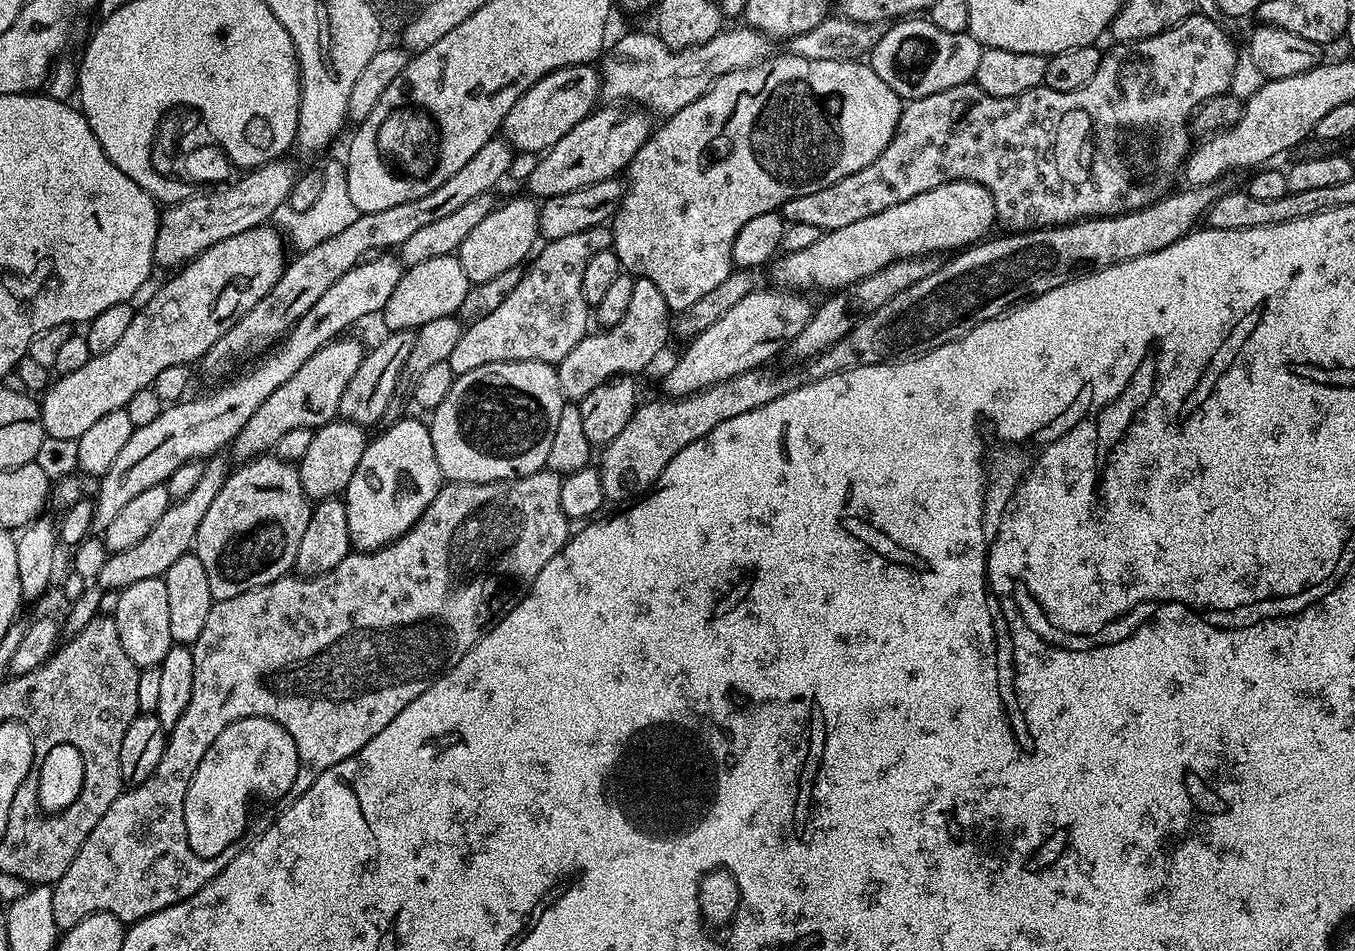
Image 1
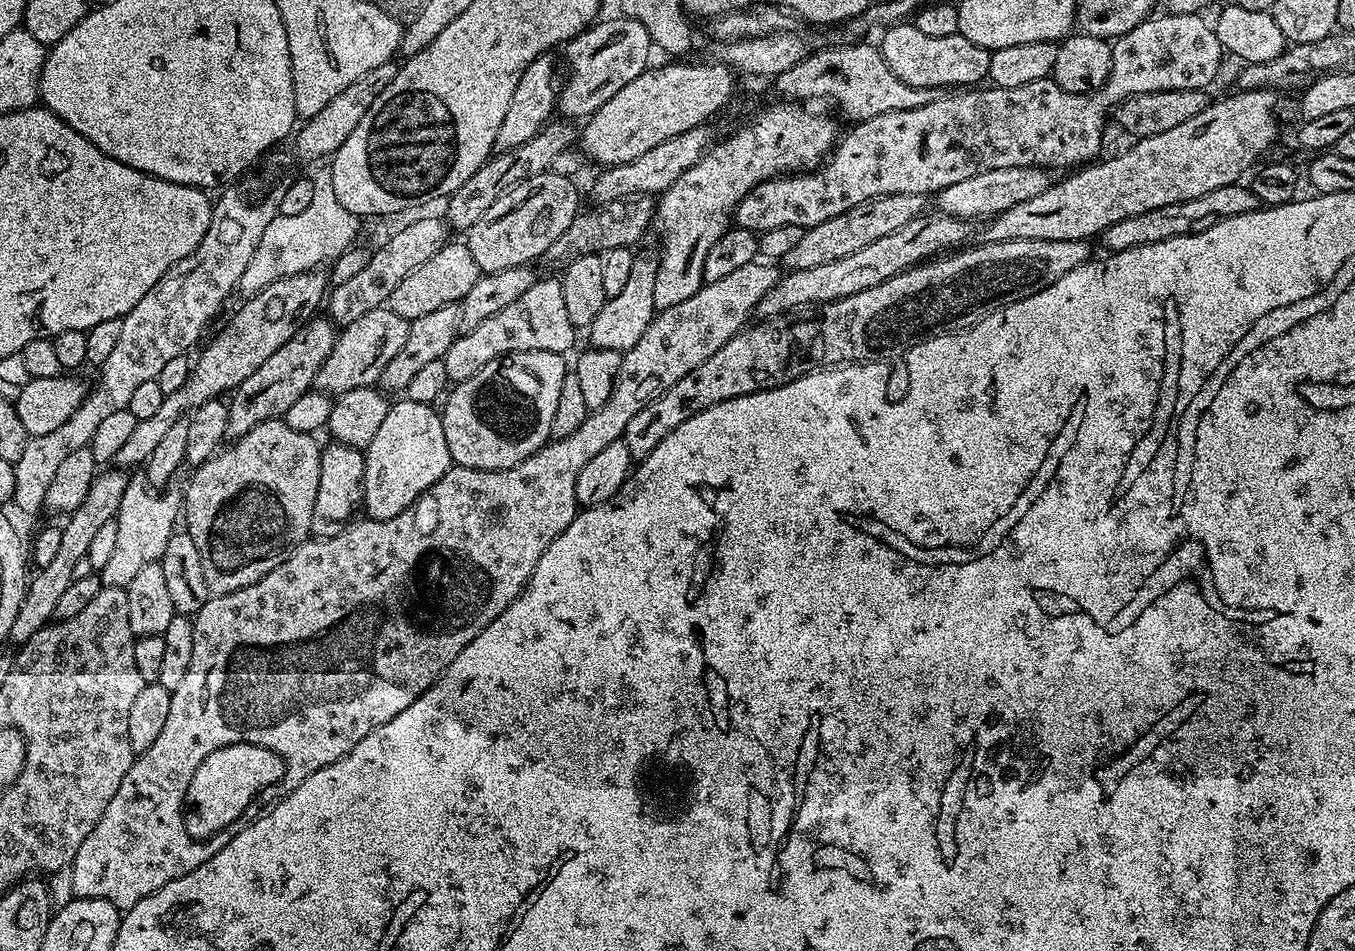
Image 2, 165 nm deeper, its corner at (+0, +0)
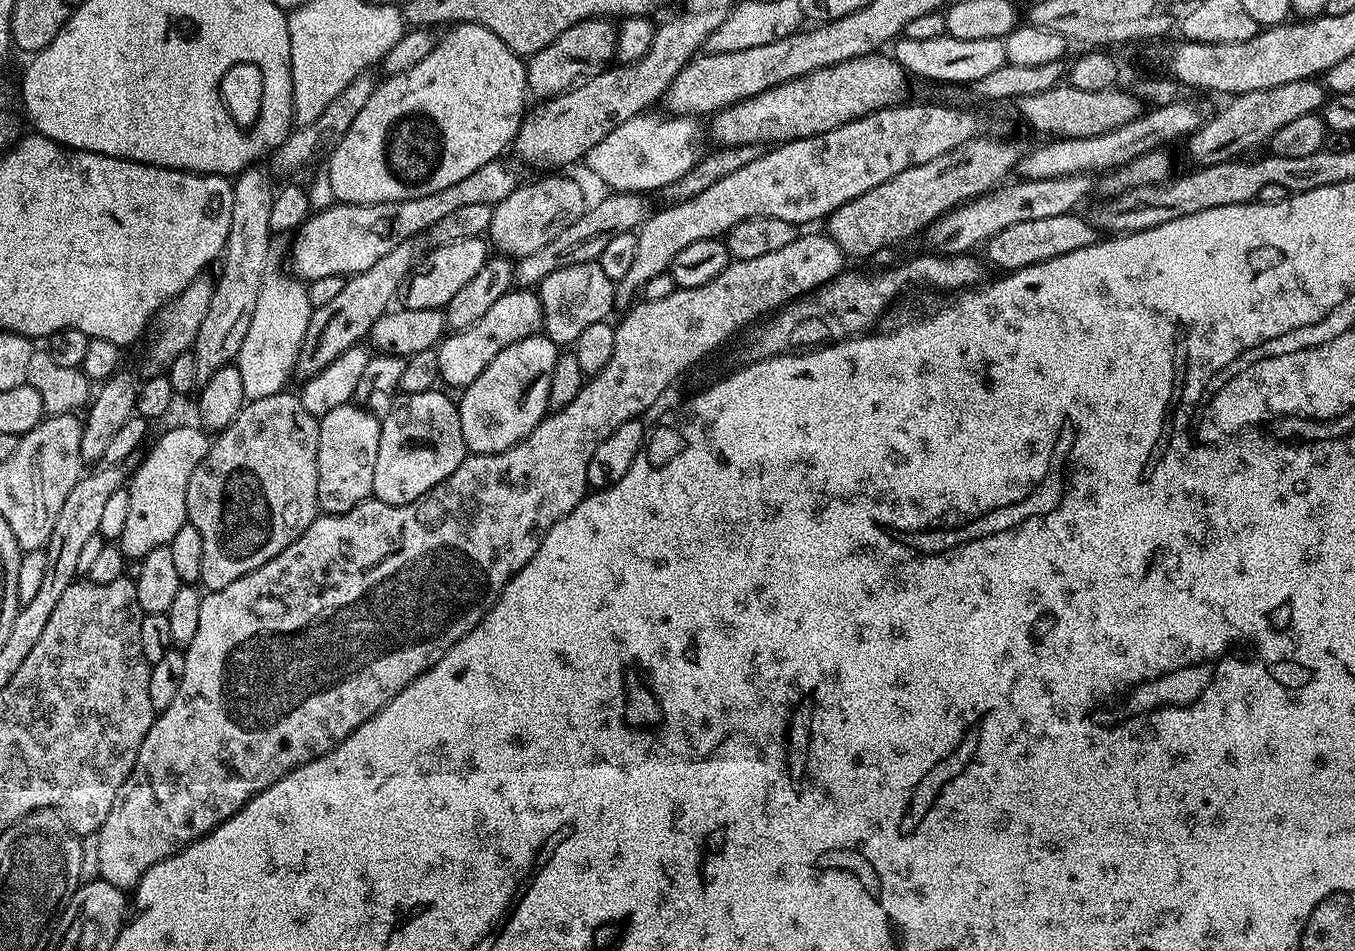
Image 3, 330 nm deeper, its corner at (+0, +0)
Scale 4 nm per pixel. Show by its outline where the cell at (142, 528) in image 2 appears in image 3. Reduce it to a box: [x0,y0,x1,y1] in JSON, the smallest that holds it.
[118,424,210,560]

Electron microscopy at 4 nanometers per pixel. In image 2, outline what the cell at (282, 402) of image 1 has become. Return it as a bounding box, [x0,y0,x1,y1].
[315,306,409,394]

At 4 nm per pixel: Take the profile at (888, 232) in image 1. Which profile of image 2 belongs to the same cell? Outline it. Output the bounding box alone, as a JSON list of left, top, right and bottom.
[934,166,1050,222]

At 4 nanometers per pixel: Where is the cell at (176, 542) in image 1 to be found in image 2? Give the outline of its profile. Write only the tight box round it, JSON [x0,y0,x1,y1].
[227,314,337,440]

